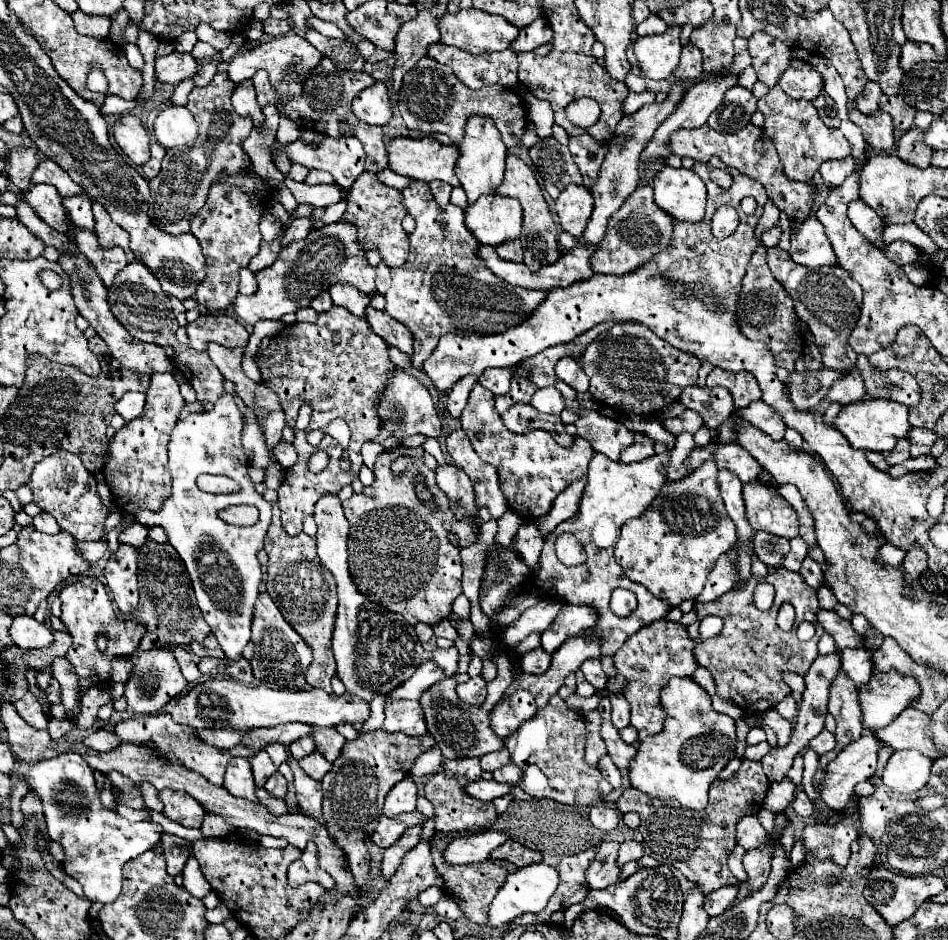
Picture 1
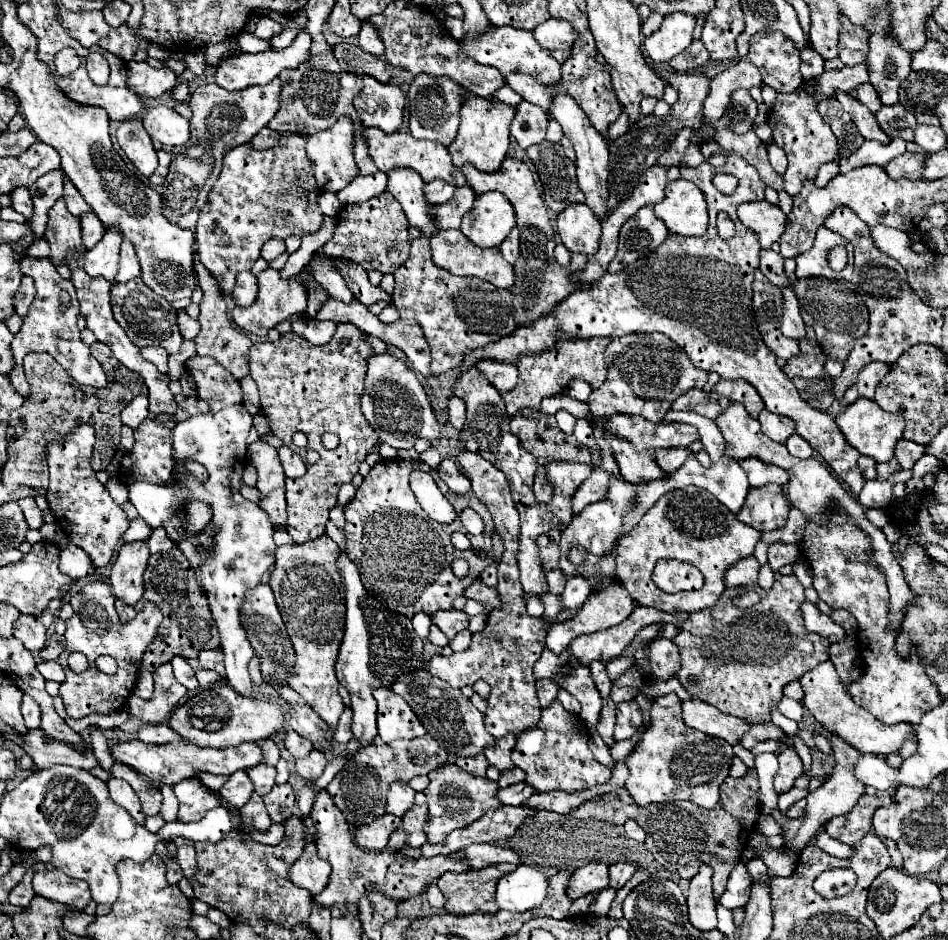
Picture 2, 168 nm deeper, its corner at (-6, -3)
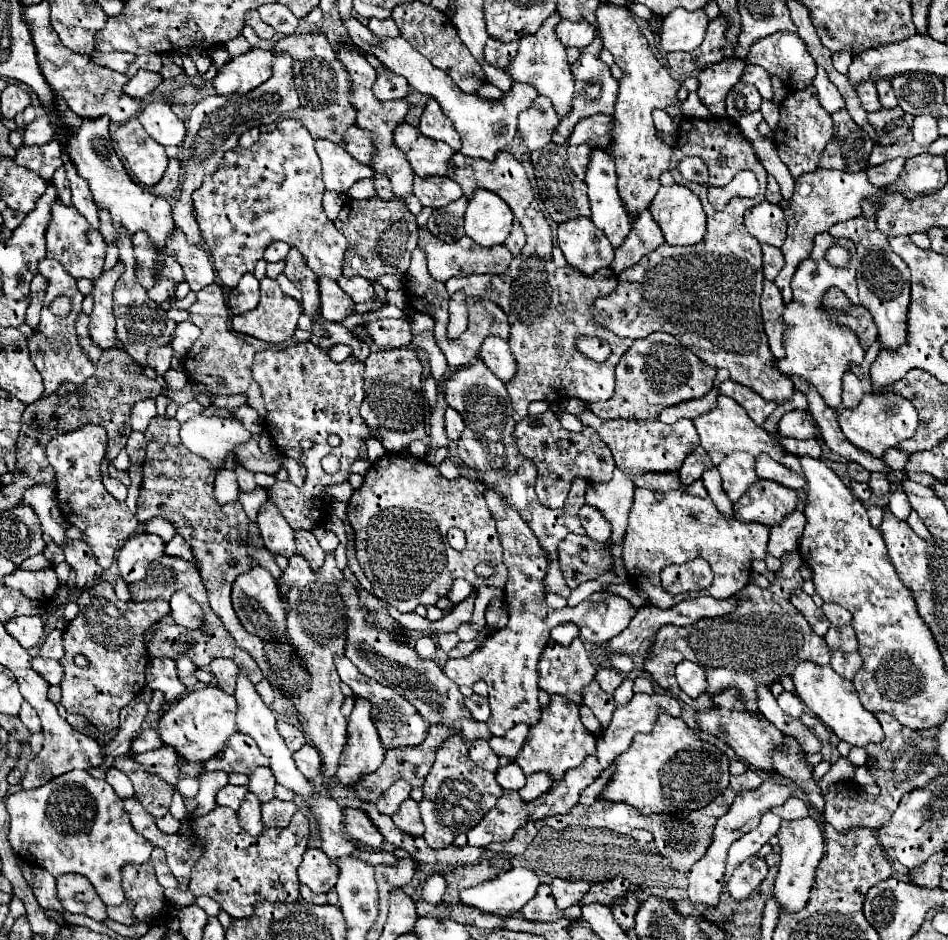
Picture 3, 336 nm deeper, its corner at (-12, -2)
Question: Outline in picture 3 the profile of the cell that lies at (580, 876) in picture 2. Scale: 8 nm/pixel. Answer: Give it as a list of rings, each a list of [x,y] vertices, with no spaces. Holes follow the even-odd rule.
[[[553,879],[551,887],[553,887],[553,897],[559,909],[567,909],[577,905],[583,895],[591,889],[593,883],[589,881],[565,881],[565,879]]]

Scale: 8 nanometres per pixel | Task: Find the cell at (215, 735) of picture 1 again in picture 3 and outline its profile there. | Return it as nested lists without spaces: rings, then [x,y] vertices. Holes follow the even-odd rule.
[[[143,729],[135,739],[133,739],[133,745],[131,745],[131,751],[133,753],[143,753],[143,751],[149,751],[149,749],[155,749],[155,747],[161,747],[161,737],[155,729]]]

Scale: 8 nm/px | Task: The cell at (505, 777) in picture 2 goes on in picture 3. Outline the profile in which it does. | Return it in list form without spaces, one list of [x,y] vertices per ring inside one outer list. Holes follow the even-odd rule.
[[[509,763],[507,767],[501,767],[497,773],[497,783],[507,791],[519,791],[525,785],[525,775],[521,773],[517,763]]]

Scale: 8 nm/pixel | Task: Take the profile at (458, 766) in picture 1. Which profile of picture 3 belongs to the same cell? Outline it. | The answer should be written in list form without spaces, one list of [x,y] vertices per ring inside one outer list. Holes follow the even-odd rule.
[[[473,741],[469,747],[469,757],[475,761],[477,767],[485,769],[485,771],[497,771],[497,761],[499,757],[489,749],[487,741]]]

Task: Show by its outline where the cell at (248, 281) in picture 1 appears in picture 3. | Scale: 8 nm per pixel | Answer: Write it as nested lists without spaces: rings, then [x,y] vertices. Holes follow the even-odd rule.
[[[245,273],[237,287],[231,289],[227,305],[233,315],[241,315],[245,311],[255,309],[259,303],[259,279],[253,273]]]

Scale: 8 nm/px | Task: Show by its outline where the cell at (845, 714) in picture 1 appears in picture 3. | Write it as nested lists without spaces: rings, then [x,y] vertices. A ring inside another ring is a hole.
[[[831,625],[827,635],[825,635],[825,641],[827,641],[831,651],[841,651],[841,653],[857,651],[857,637],[855,637],[853,627],[835,627],[835,625]]]

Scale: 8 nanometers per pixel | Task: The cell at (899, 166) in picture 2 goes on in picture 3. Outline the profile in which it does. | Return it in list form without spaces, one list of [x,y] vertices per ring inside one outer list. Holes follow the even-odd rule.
[[[897,157],[893,161],[885,161],[877,167],[867,167],[867,175],[869,175],[869,181],[873,185],[887,187],[887,185],[893,185],[899,179],[903,167],[905,167],[905,159]]]

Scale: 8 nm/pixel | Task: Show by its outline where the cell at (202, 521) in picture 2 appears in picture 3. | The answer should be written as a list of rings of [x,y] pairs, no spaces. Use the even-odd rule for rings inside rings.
[[[225,469],[225,471],[217,473],[217,479],[215,479],[215,499],[221,501],[221,505],[239,499],[239,485],[237,485],[235,471],[227,471]]]

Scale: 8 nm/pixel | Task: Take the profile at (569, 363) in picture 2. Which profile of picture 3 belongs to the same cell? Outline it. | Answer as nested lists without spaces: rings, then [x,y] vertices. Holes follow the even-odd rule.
[[[501,151],[495,161],[455,153],[453,161],[449,161],[449,177],[461,185],[465,197],[473,197],[477,189],[497,193],[511,207],[515,219],[523,225],[527,235],[527,243],[519,257],[511,261],[507,275],[453,277],[445,283],[449,295],[457,291],[463,291],[465,295],[479,295],[495,301],[507,313],[511,325],[509,347],[517,359],[517,375],[511,383],[507,383],[507,393],[513,403],[513,419],[521,421],[521,417],[527,415],[527,407],[529,413],[539,415],[549,409],[549,403],[567,401],[571,397],[589,403],[609,399],[615,389],[615,365],[633,341],[601,329],[593,317],[589,317],[589,305],[593,305],[597,297],[609,295],[615,289],[617,275],[613,277],[609,267],[603,267],[593,275],[585,275],[568,265],[561,269],[553,263],[551,225],[537,203],[525,167],[511,153]],[[579,337],[605,339],[611,345],[609,359],[605,363],[597,363],[585,357],[575,345]]]

